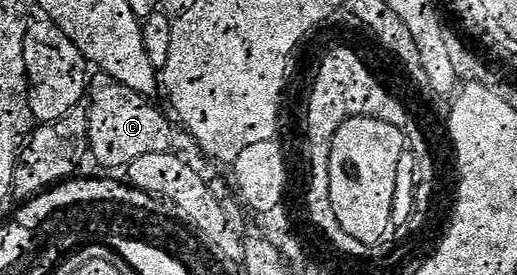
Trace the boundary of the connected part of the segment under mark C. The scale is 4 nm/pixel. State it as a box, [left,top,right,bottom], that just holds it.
[86,71,173,170]

